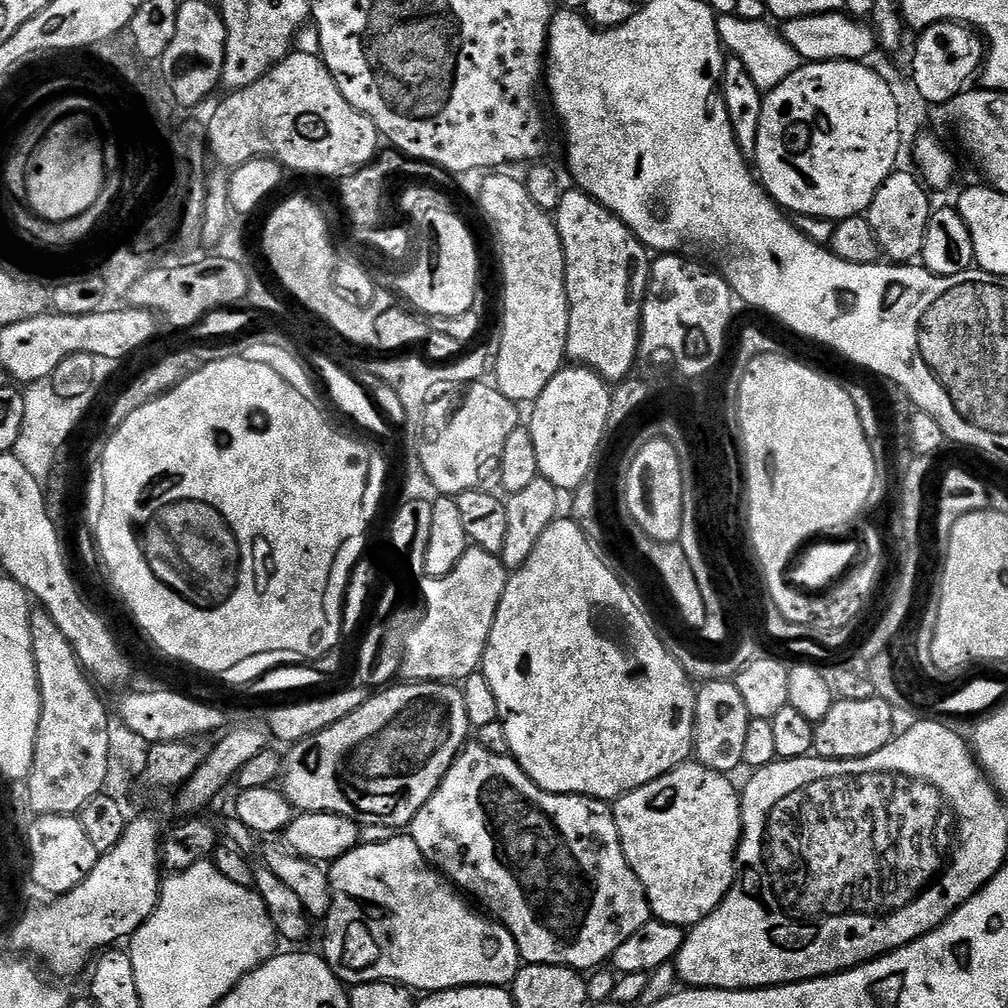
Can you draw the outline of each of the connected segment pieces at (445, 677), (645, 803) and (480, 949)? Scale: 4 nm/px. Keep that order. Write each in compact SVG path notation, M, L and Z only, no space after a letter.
M470 546L462 562L445 576L421 579L420 617L403 637L404 661L400 676L417 684L463 682L483 665L484 651L498 614L502 594L508 585L509 569L495 552Z
M685 762L676 768L671 768L666 774L662 774L654 782L642 786L638 790L628 792L621 796L614 804L614 815L618 834L622 842L622 850L626 854L626 862L634 870L638 882L642 886L644 896L648 900L649 913L655 919L676 924L680 928L687 929L696 924L699 920L704 920L713 910L724 900L724 894L730 887L730 881L734 876L734 865L736 862L736 848L740 845L740 829L742 828L742 810L740 809L740 792L731 784L729 777L722 772L715 772L698 762Z
M392 834L380 840L377 844L361 843L359 846L350 849L342 858L331 861L327 873L328 881L332 887L332 904L328 907L327 917L323 921L323 924L325 924L322 955L324 961L332 968L332 973L345 985L355 986L357 984L378 982L379 980L390 980L403 984L409 990L421 988L421 993L431 994L446 992L449 988L470 988L473 986L503 988L511 985L512 981L516 979L516 975L519 974L522 967L520 951L510 934L510 930L506 930L487 915L481 914L475 907L472 909L467 904L469 901L424 859L424 856L418 850L418 846L412 841L411 835Z

